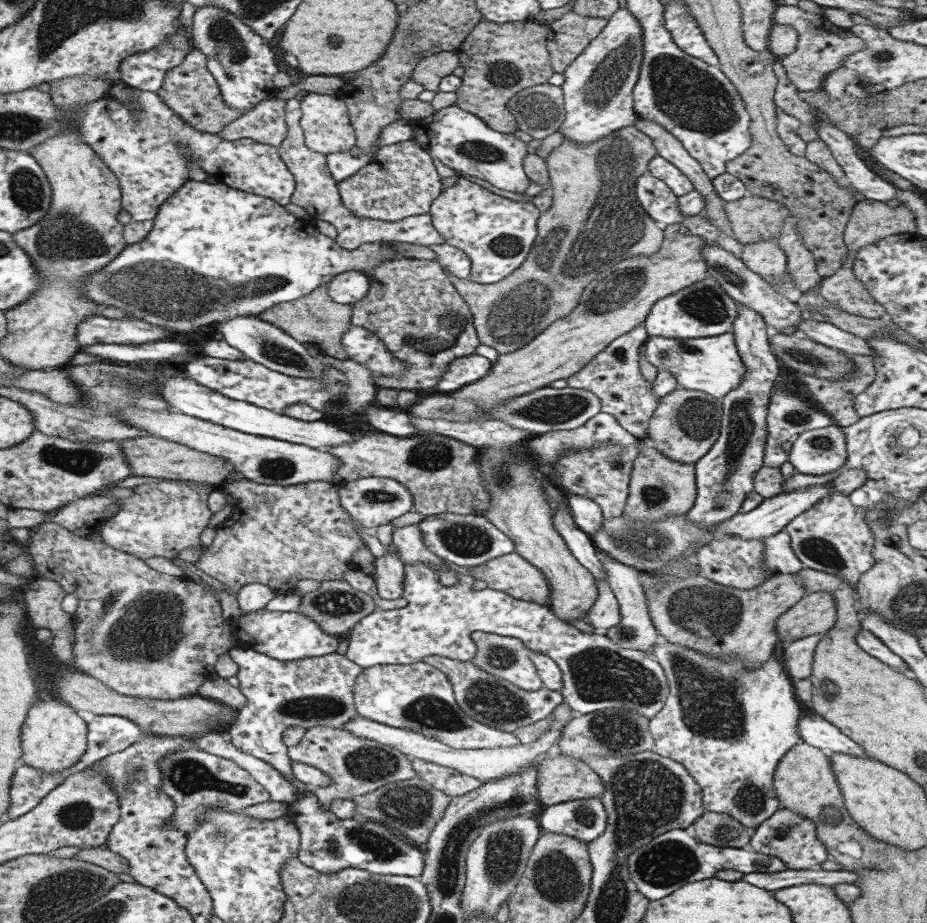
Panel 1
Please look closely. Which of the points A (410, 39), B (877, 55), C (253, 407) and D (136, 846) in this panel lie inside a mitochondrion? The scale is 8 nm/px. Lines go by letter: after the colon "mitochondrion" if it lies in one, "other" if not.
A: mitochondrion
B: mitochondrion
C: other
D: other

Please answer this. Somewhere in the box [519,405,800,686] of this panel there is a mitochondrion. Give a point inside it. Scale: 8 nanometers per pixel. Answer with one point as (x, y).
(702, 611)

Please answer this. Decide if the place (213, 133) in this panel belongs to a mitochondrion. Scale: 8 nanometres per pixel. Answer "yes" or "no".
no

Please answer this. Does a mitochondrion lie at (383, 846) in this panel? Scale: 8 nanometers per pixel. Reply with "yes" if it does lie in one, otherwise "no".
yes

